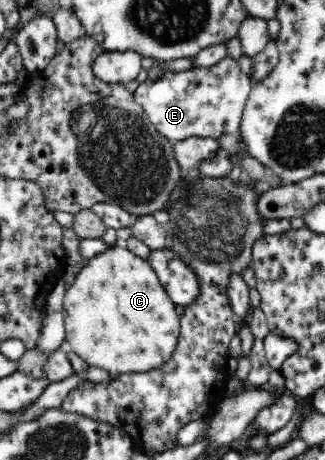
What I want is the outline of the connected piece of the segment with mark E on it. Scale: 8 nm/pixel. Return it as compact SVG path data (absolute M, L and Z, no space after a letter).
M225 57L211 67L181 72L164 70L158 80L139 84L133 98L167 140L173 143L187 137L211 137L215 140L223 133L235 136L239 133L251 89L250 77L241 72L235 60Z

